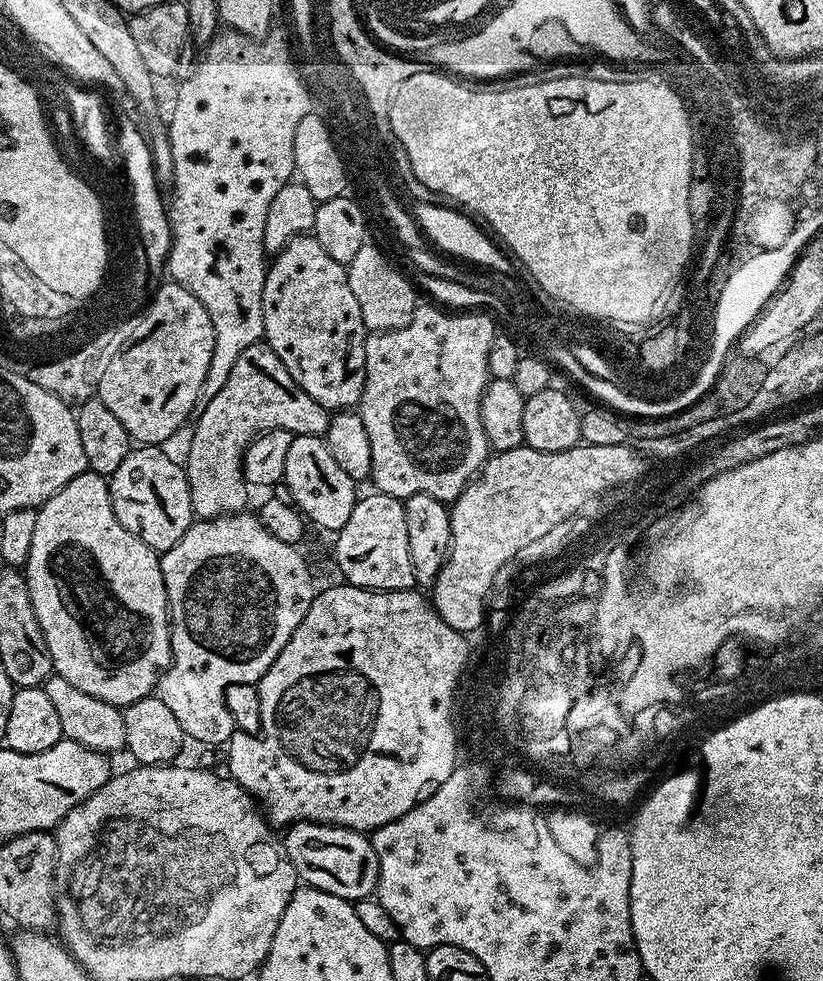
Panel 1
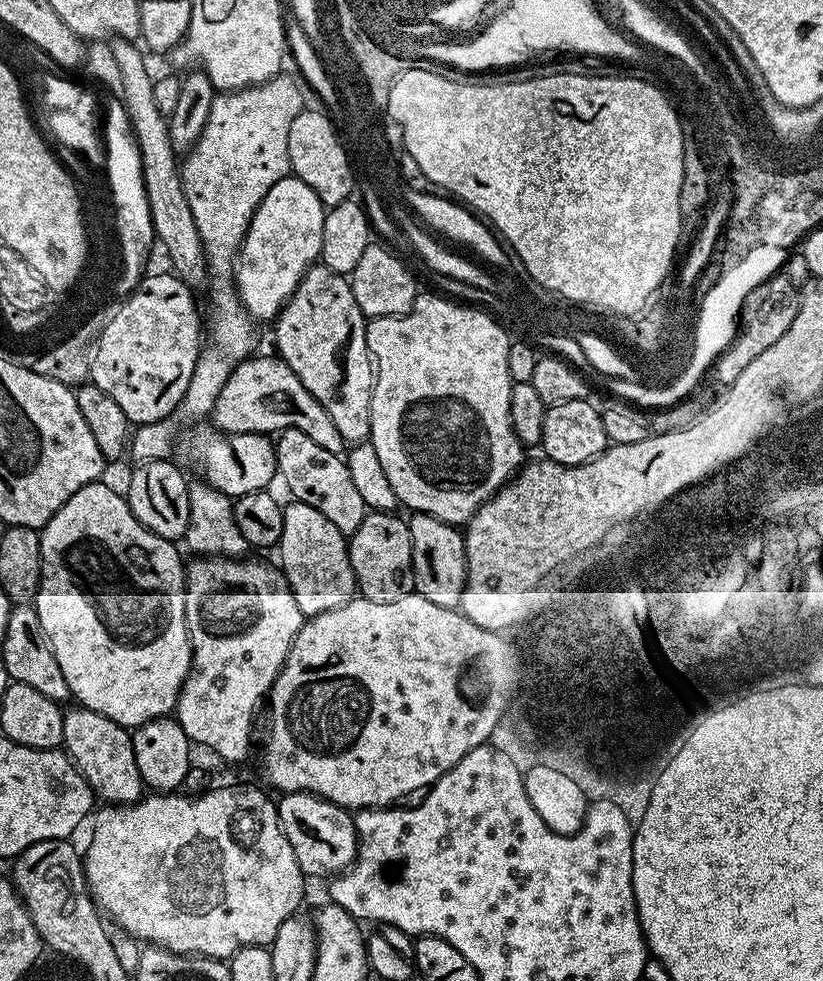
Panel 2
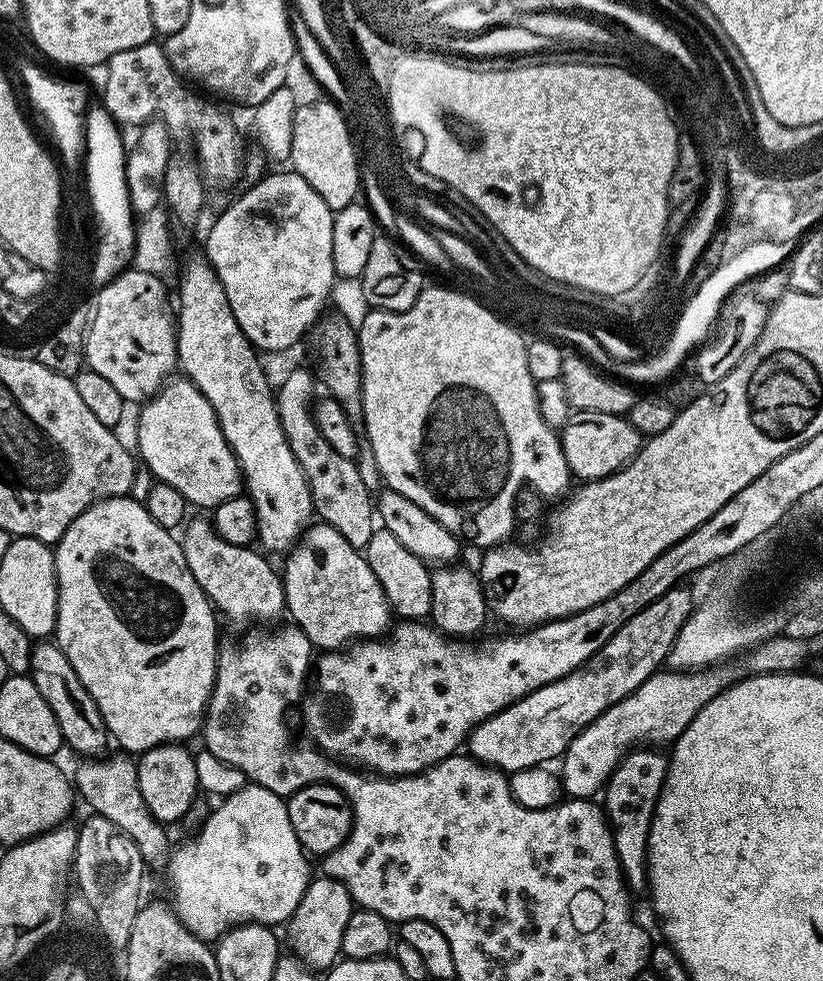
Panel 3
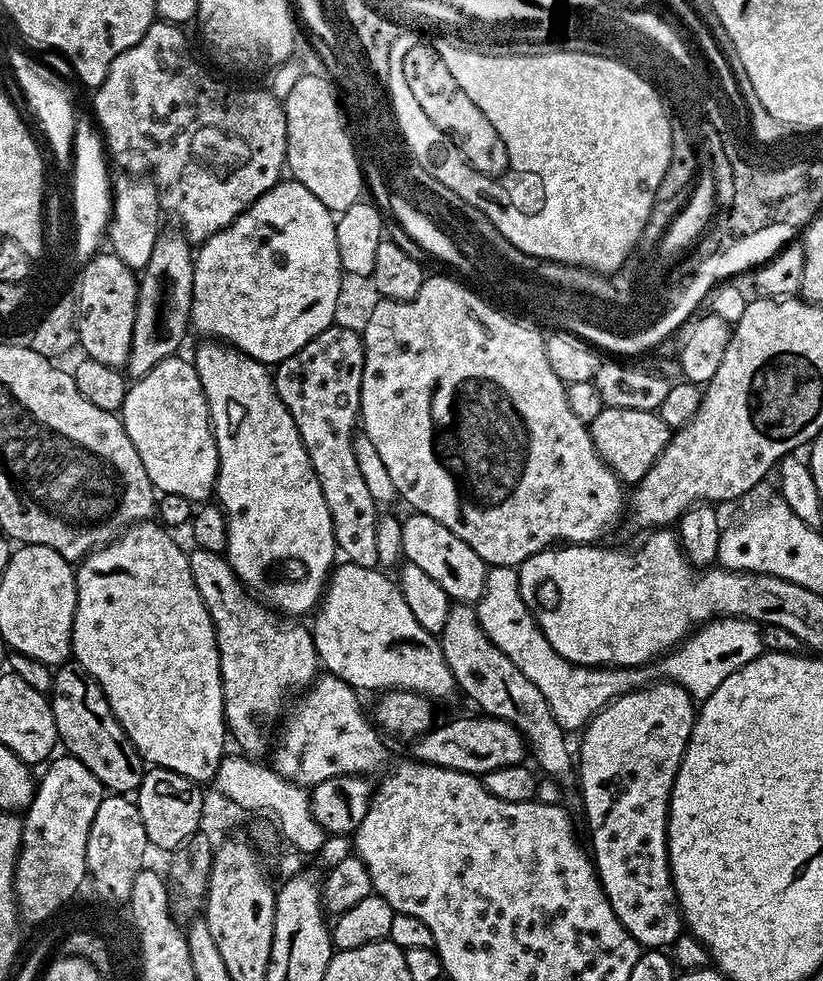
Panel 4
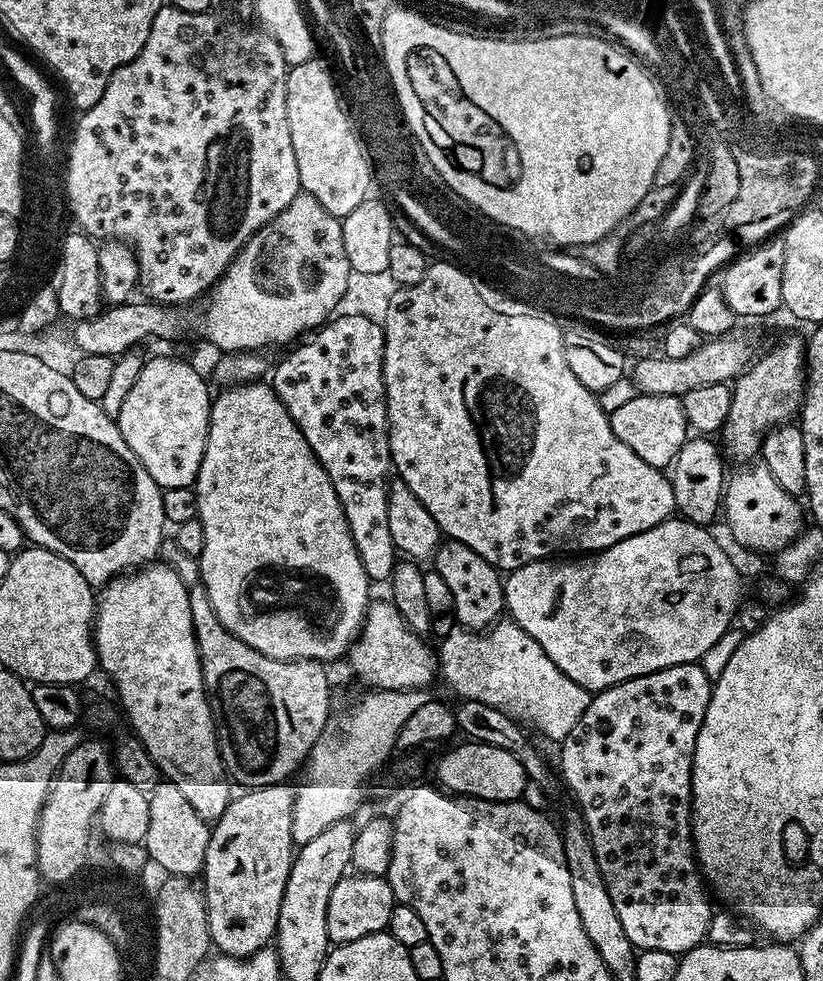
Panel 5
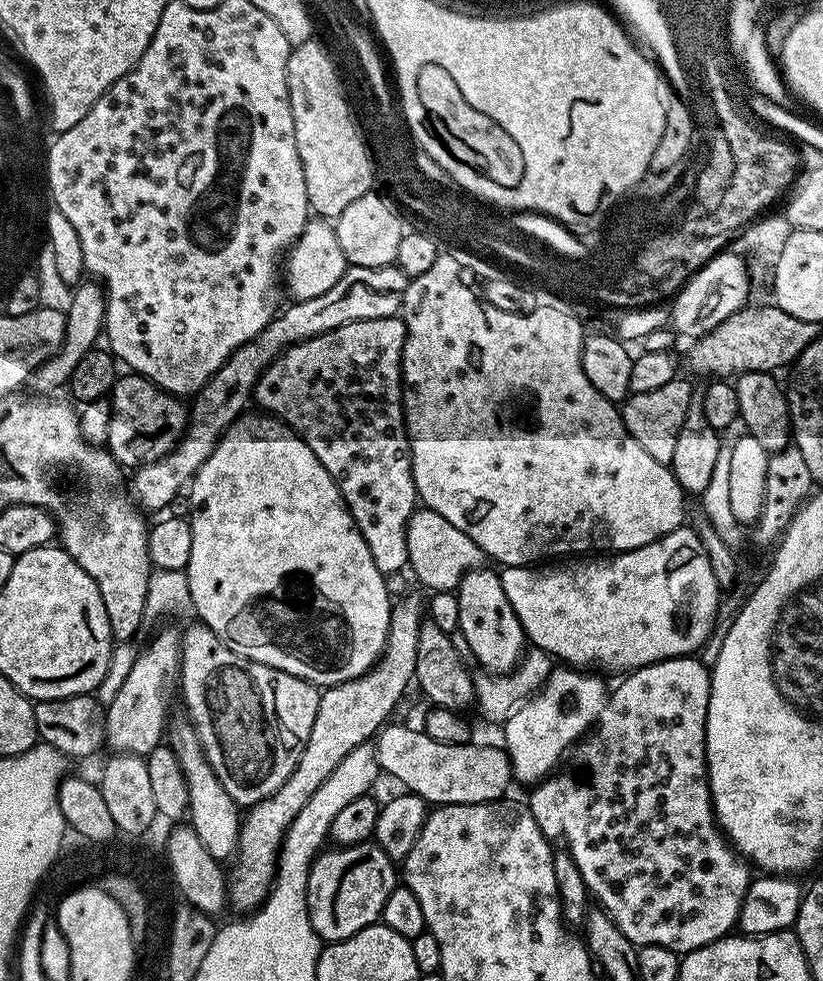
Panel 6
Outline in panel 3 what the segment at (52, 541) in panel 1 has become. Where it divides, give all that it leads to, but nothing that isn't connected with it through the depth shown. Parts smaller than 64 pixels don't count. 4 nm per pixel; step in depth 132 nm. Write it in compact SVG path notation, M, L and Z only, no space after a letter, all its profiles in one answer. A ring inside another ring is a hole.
M131 495L92 504L70 524L54 545L58 582L58 618L54 643L70 658L82 686L94 698L108 735L128 754L159 744L188 742L201 731L216 681L216 620L212 601L194 582L181 541L150 518L147 507Z

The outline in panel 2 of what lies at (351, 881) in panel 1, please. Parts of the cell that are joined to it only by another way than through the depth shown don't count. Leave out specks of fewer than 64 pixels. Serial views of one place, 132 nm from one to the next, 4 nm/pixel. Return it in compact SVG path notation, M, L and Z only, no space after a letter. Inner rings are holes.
M289 792L279 797L278 811L280 829L305 877L331 878L352 865L356 858L356 821L349 809L339 808L334 802L309 792Z

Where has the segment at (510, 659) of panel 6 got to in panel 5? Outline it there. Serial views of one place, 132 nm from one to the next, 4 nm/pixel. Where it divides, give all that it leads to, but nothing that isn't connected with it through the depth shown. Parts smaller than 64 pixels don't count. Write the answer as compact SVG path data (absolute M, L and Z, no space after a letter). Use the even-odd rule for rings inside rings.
M445 539L436 549L434 571L442 574L442 579L452 595L455 619L463 627L469 630L484 630L501 619L506 608L504 580L498 569L486 562L486 558L482 558L482 554L470 550L470 546L462 542Z

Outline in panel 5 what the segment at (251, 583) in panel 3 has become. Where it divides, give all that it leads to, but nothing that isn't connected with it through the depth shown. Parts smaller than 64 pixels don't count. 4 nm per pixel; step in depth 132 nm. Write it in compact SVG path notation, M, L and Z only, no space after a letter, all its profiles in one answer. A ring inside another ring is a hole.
M193 583L189 587L188 597L204 689L212 708L212 720L216 723L216 741L225 770L235 783L237 780L244 784L240 786L245 789L287 781L288 775L309 759L312 748L324 735L324 727L330 723L333 708L328 672L324 669L327 667L319 660L275 660L234 638L234 634L230 634L226 626L218 622L218 614L214 614L214 606L210 606L210 598L203 584Z

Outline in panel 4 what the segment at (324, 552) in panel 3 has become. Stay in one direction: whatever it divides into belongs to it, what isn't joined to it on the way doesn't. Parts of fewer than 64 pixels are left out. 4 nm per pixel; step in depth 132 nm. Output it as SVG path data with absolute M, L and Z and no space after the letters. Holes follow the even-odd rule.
M347 562L337 563L333 567L324 595L311 617L313 620L310 620L319 663L325 673L337 676L357 690L380 688L417 692L432 702L444 700L451 692L455 693L457 687L454 674L450 674L450 666L446 666L440 641L433 633L418 626L418 618L410 614L410 606L406 606L406 598L402 598L399 583L388 576L391 575L379 567L367 568Z

